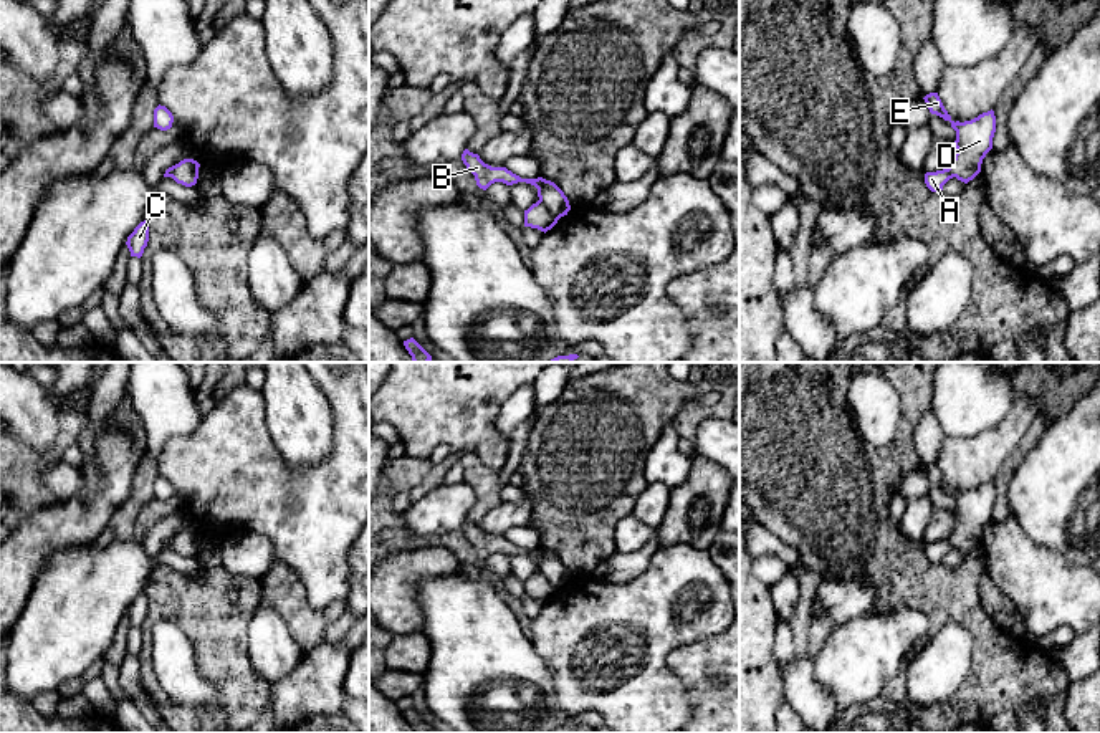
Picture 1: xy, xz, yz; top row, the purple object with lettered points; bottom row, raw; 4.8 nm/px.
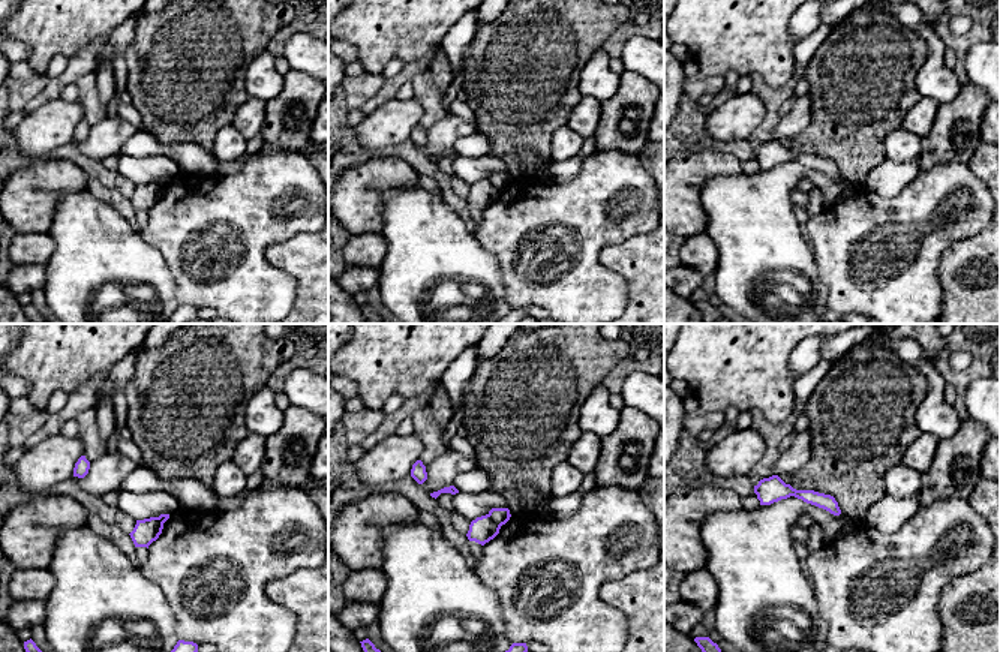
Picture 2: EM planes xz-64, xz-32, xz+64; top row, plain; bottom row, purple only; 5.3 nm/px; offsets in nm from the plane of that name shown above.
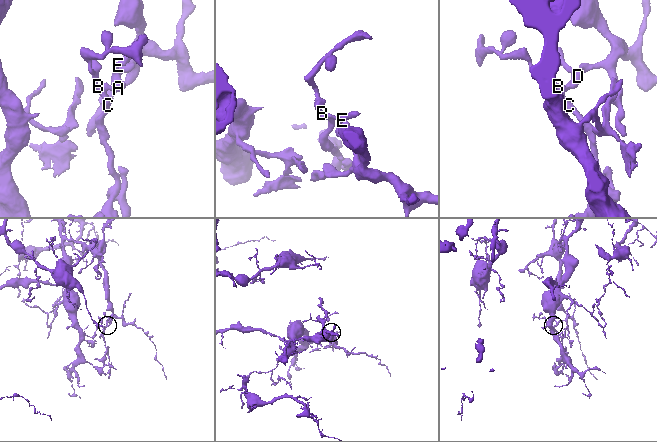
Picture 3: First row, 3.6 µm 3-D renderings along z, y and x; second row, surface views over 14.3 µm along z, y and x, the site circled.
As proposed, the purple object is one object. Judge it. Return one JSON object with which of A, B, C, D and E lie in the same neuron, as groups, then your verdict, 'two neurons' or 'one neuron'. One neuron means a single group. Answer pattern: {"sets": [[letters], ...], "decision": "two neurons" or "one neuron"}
{"sets": [["A", "B", "C"], ["D", "E"]], "decision": "two neurons"}

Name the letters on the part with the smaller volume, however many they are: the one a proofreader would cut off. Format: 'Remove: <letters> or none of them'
Remove: A, B, C

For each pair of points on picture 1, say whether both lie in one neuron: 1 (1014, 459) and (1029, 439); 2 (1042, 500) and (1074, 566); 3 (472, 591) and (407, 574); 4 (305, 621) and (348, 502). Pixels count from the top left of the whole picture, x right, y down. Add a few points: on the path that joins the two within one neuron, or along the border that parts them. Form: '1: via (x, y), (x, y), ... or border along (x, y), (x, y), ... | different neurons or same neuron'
1: via (1019, 454), (1028, 444) | same neuron
2: border along (1031, 538), (1046, 548), (1072, 553) | different neurons
3: border along (462, 571), (427, 578), (419, 586), (425, 619) | different neurons
4: border along (293, 570), (315, 608), (346, 603) | different neurons

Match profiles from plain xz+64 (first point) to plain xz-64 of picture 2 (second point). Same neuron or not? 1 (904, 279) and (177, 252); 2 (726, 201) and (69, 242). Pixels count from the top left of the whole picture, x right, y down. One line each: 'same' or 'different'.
1: same
2: same

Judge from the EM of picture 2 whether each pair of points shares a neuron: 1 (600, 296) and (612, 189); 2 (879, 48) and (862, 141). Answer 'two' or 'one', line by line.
1: one
2: one

